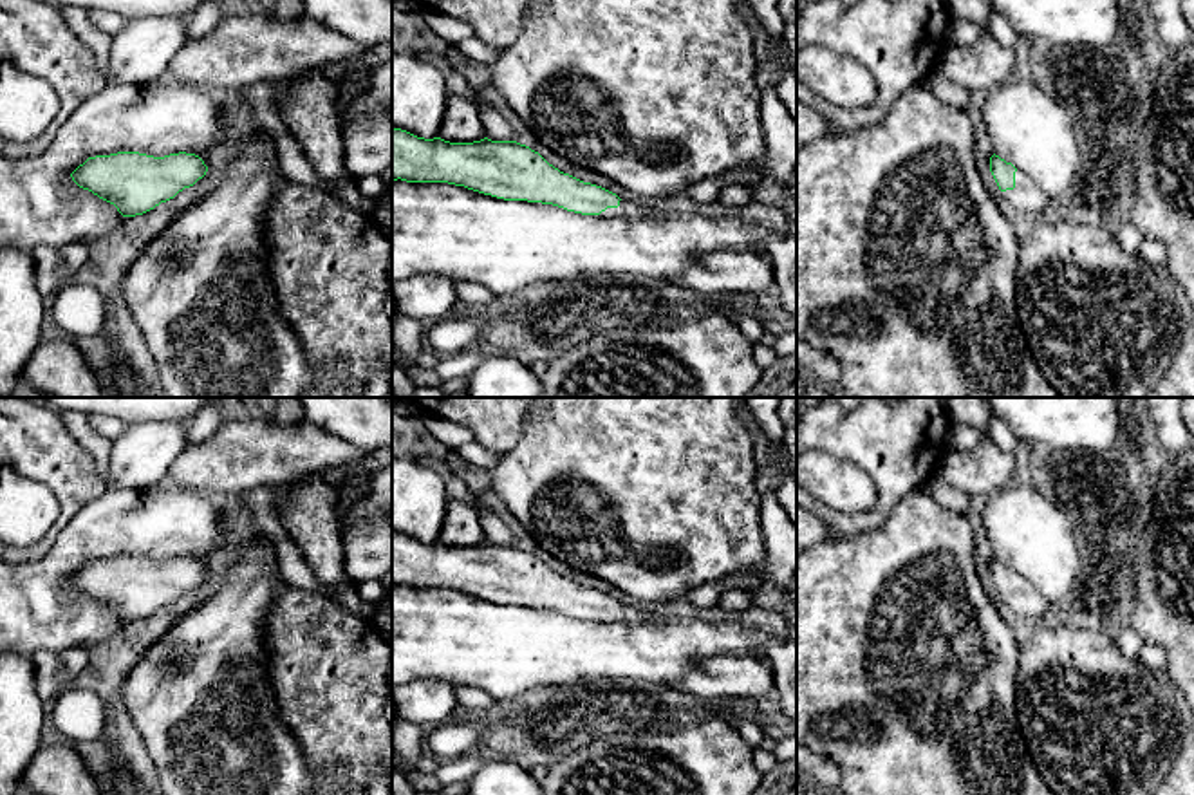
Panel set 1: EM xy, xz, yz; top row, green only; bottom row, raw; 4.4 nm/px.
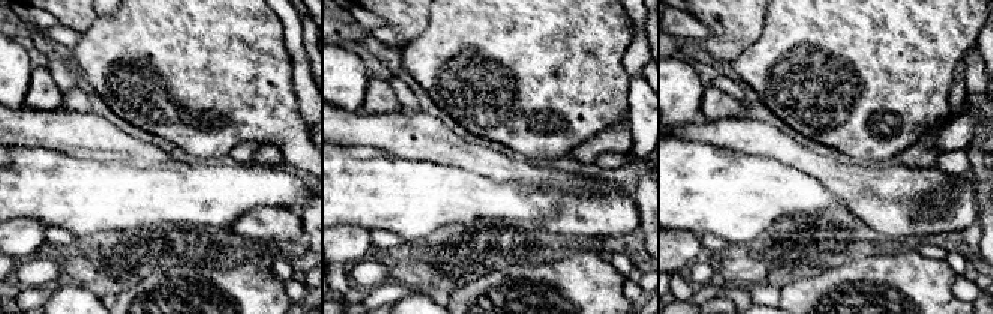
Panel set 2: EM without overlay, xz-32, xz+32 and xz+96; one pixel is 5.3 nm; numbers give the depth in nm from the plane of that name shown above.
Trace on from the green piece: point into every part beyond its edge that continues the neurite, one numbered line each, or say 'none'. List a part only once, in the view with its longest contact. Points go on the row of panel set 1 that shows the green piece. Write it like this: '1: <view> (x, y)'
1: yz (1028, 197)

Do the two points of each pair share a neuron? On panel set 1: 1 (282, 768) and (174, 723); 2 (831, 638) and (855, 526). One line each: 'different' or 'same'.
1: same
2: different

